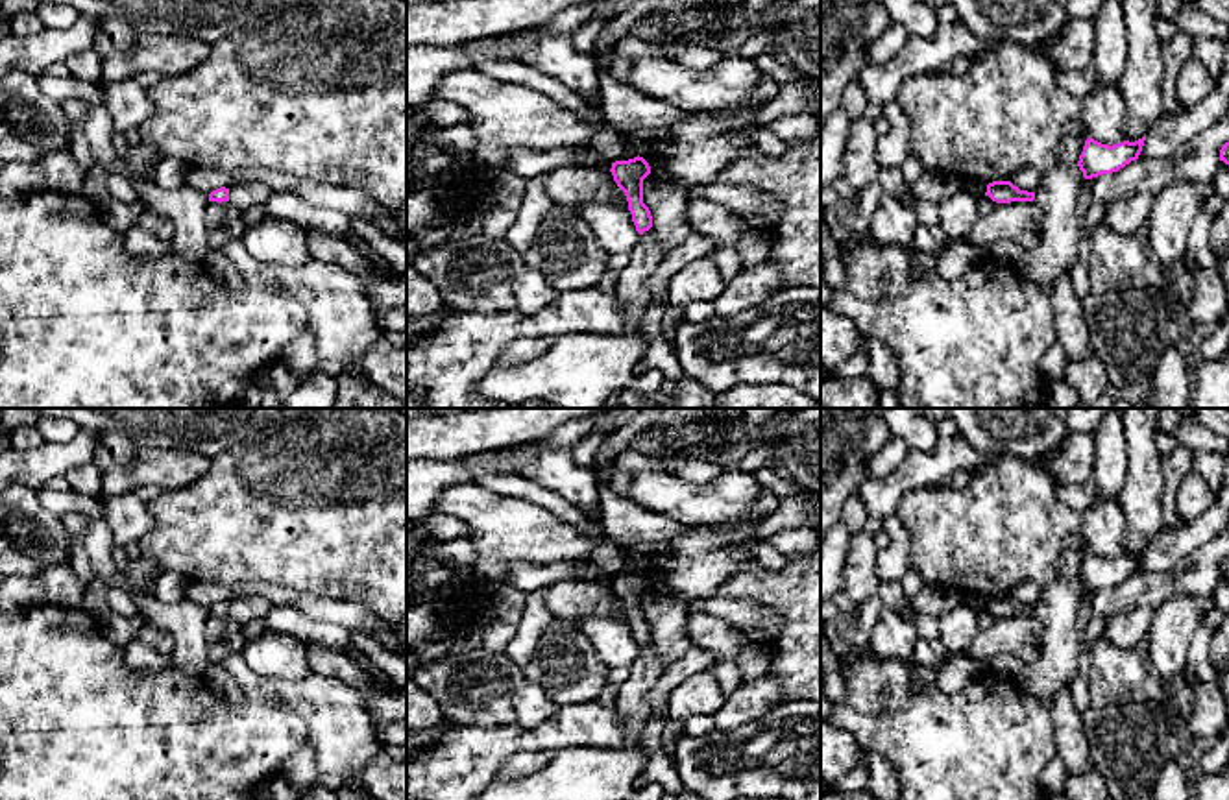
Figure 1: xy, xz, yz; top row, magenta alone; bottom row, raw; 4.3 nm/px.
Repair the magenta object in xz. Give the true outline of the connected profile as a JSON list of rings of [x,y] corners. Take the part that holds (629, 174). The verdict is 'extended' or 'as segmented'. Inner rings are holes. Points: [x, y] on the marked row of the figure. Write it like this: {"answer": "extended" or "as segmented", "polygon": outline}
{"answer": "as segmented", "polygon": [[[634,157],[628,161],[615,161],[610,168],[614,181],[625,192],[628,201],[628,211],[636,231],[643,235],[652,227],[652,216],[649,207],[643,203],[643,179],[651,174],[651,166],[643,157]]]}

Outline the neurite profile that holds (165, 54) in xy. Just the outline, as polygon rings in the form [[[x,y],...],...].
[[[139,33],[131,54],[103,59],[102,81],[115,83],[146,70],[161,78],[185,74],[205,61],[209,52],[211,44],[198,39]]]

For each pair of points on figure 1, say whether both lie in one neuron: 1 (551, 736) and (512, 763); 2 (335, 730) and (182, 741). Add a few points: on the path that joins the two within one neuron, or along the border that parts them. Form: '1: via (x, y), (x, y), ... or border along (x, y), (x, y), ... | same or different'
1: border along (553, 751), (516, 751), (499, 765), (496, 775) | different
2: border along (304, 721), (305, 741) | different

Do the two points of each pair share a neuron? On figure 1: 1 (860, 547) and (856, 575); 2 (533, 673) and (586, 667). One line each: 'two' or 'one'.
1: one
2: one

